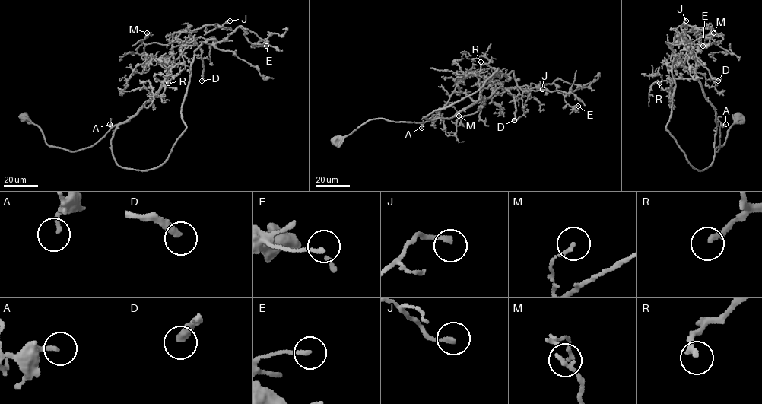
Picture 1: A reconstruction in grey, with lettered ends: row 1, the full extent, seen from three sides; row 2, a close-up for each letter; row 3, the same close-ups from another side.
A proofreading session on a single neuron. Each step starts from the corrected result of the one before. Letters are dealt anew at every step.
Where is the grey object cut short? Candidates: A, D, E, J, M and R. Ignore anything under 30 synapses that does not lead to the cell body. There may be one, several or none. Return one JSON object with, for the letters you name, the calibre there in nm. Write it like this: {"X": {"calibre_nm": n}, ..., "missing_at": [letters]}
{"A": {"calibre_nm": 180}, "D": {"calibre_nm": 320}, "R": {"calibre_nm": 240}, "missing_at": ["A", "D", "R"]}

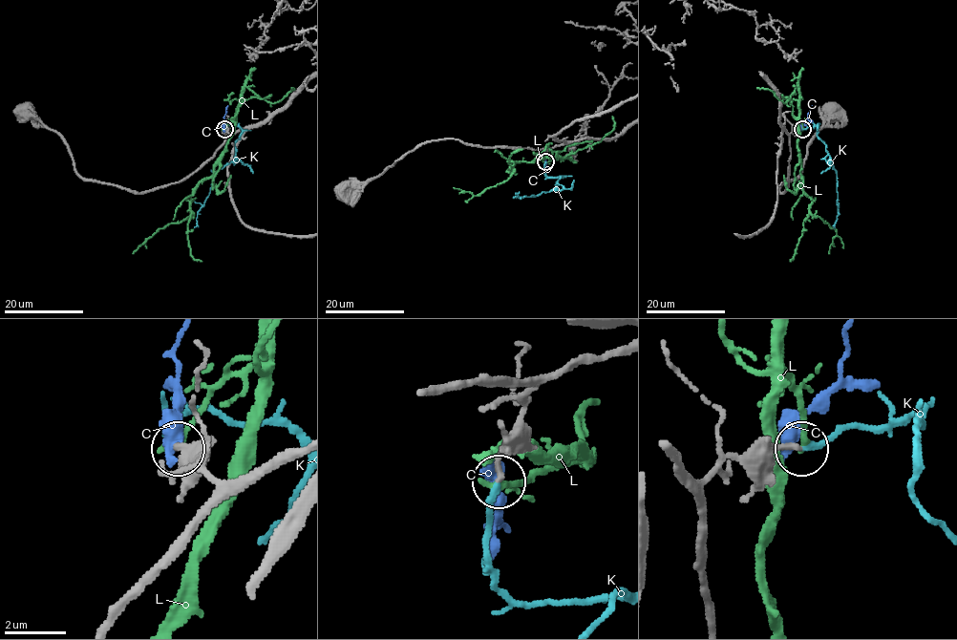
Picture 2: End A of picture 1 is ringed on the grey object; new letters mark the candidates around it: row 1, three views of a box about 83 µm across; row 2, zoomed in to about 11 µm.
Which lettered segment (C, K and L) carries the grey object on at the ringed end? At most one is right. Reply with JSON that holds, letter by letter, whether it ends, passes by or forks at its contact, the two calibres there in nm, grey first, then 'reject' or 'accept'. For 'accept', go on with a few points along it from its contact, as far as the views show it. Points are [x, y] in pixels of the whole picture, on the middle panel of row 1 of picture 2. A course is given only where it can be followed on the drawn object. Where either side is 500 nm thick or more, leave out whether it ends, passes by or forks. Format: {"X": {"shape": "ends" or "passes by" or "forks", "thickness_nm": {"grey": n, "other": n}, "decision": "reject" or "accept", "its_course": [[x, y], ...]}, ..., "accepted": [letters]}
{"C": {"thickness_nm": {"grey": 400, "other": 600}, "decision": "reject"}, "K": {"shape": "ends", "thickness_nm": {"grey": 200, "other": 200}, "decision": "accept", "its_course": [[545, 161], [543, 173], [547, 177], [562, 176], [556, 182], [556, 188], [530, 197], [519, 198], [515, 193]]}, "L": {"shape": "ends", "thickness_nm": {"grey": 200, "other": 220}, "decision": "reject"}, "accepted": ["K"]}

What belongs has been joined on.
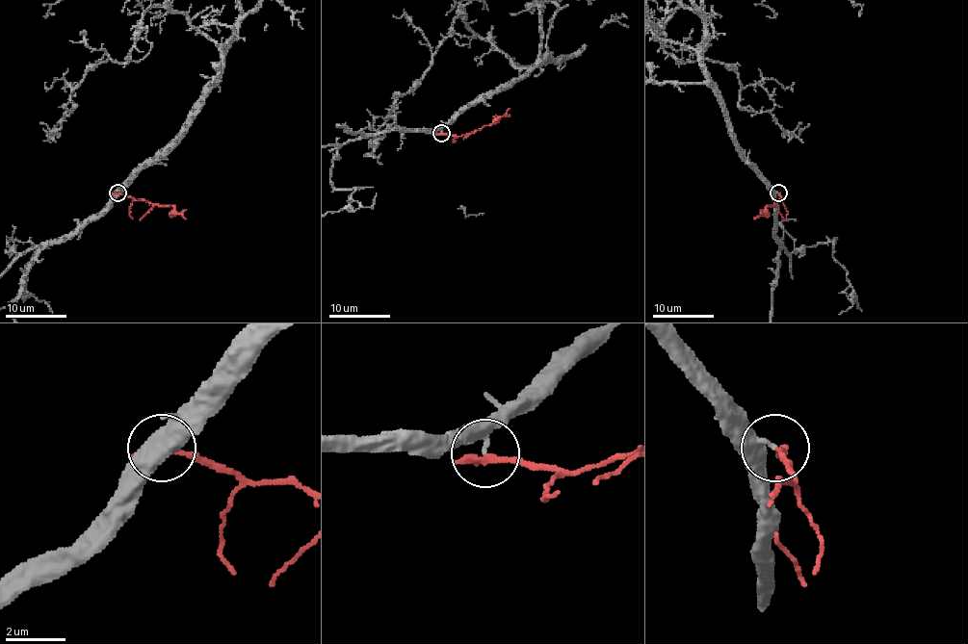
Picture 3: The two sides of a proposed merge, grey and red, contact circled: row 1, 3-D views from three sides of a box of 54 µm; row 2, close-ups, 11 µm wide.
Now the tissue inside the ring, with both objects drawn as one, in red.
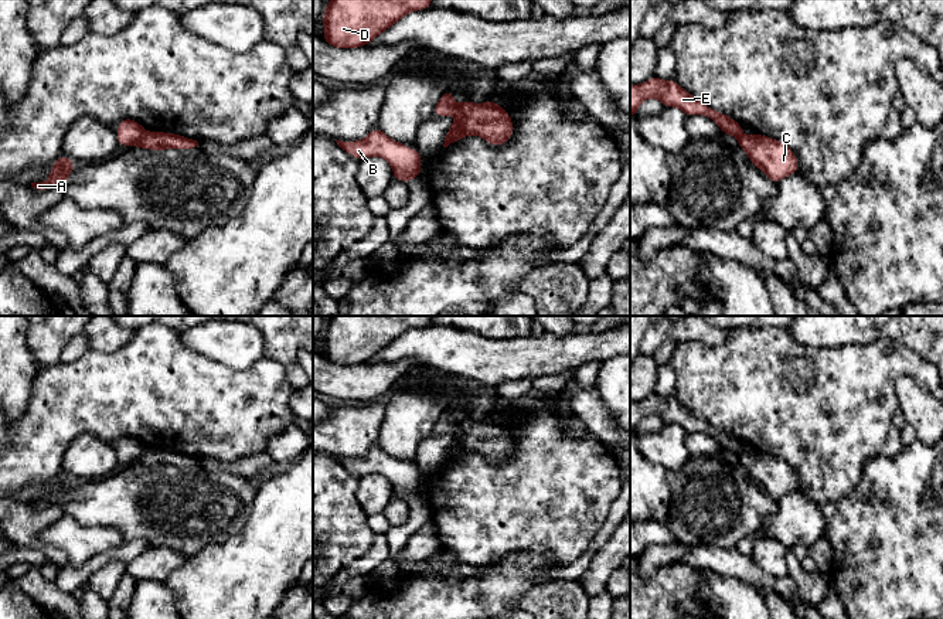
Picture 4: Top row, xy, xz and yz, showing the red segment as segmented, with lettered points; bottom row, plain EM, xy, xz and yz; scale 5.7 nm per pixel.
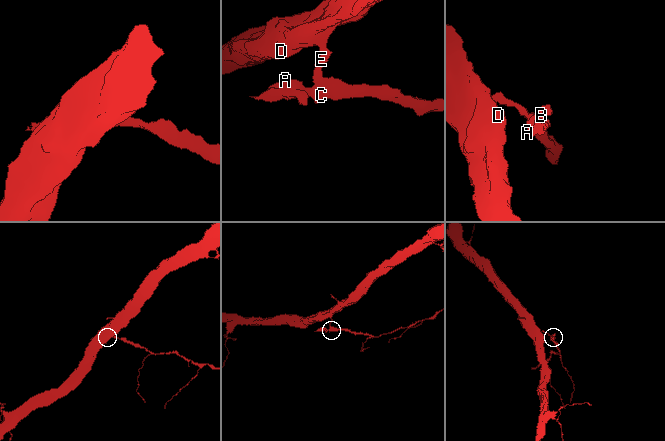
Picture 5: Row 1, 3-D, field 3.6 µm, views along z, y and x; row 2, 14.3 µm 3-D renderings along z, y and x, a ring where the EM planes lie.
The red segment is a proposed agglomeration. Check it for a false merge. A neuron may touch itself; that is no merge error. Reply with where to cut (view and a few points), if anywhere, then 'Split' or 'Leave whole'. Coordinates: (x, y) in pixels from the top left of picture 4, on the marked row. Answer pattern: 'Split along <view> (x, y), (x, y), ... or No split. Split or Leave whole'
Split along xy (143, 133), (135, 143). Split

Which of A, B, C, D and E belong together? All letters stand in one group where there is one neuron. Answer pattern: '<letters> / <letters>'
A B C / D E

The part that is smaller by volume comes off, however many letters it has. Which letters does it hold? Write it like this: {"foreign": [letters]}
{"foreign": ["A", "B", "C"]}

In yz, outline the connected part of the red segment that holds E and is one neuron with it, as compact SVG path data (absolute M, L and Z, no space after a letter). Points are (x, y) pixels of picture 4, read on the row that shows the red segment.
M653 76L641 85L630 85L630 116L636 116L639 105L647 98L658 98L664 108L678 106L687 116L709 116L719 125L722 133L742 137L741 123L691 96L675 79L664 82L658 76Z

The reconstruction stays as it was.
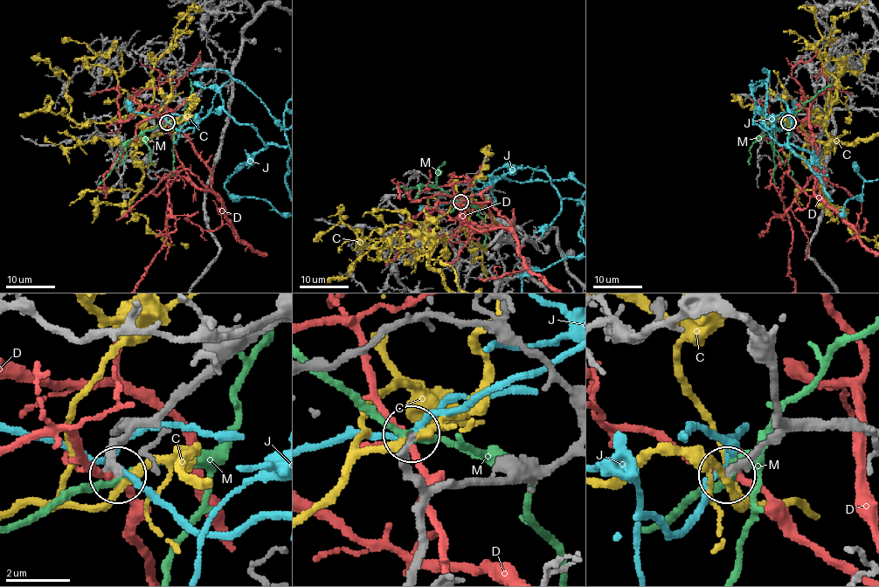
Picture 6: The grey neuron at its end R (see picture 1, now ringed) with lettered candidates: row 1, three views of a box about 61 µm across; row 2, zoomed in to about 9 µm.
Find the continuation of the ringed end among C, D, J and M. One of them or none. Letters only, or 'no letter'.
no letter

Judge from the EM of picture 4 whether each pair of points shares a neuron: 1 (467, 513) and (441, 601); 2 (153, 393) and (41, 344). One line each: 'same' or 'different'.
1: different
2: different

